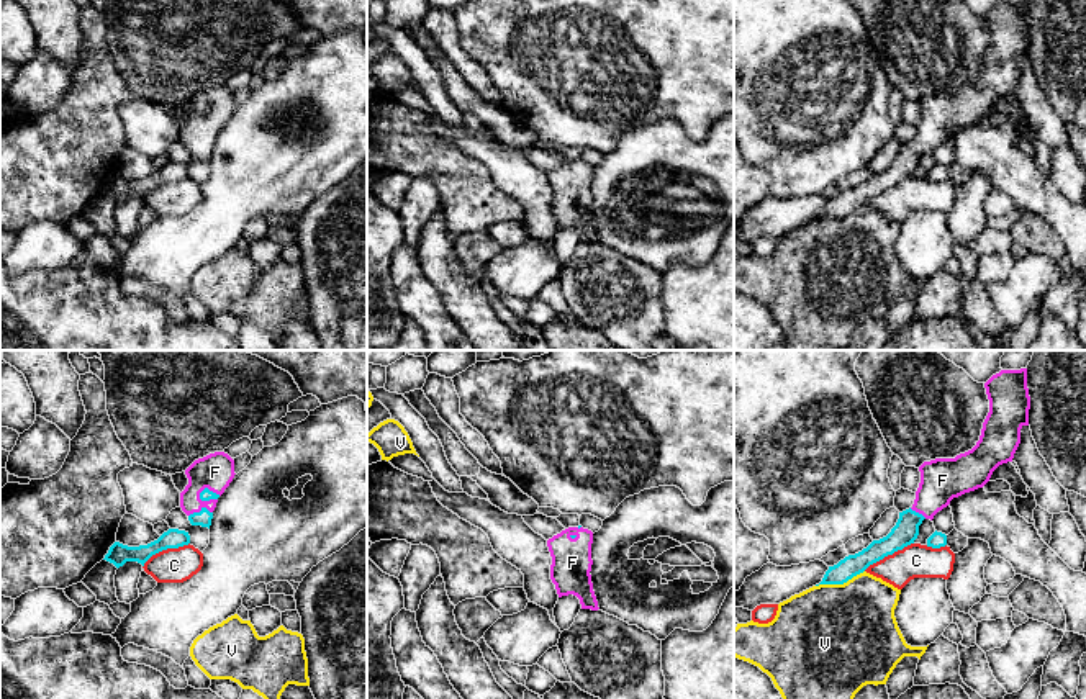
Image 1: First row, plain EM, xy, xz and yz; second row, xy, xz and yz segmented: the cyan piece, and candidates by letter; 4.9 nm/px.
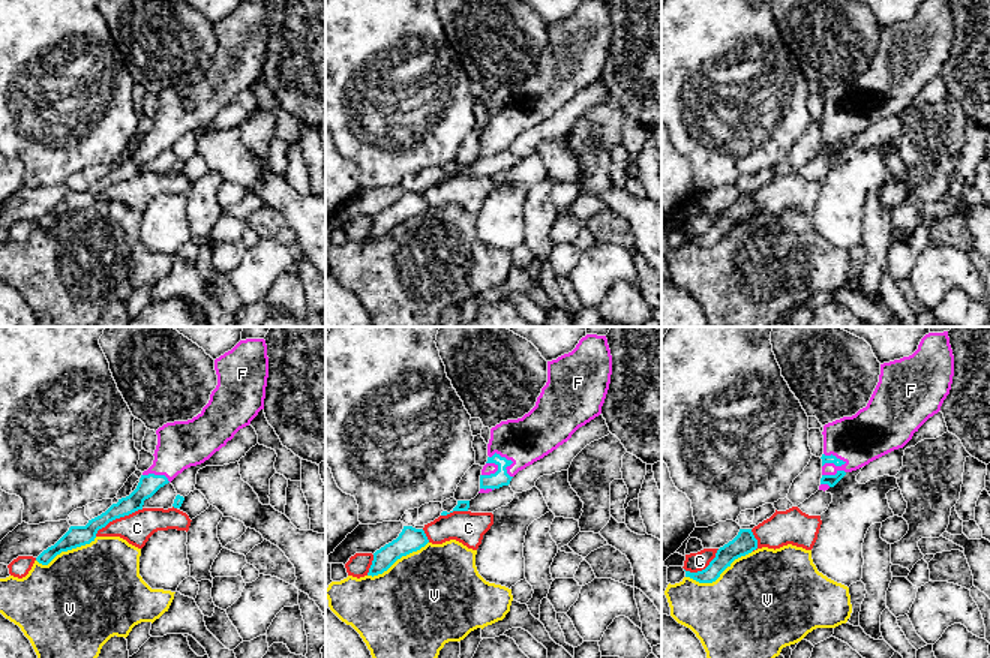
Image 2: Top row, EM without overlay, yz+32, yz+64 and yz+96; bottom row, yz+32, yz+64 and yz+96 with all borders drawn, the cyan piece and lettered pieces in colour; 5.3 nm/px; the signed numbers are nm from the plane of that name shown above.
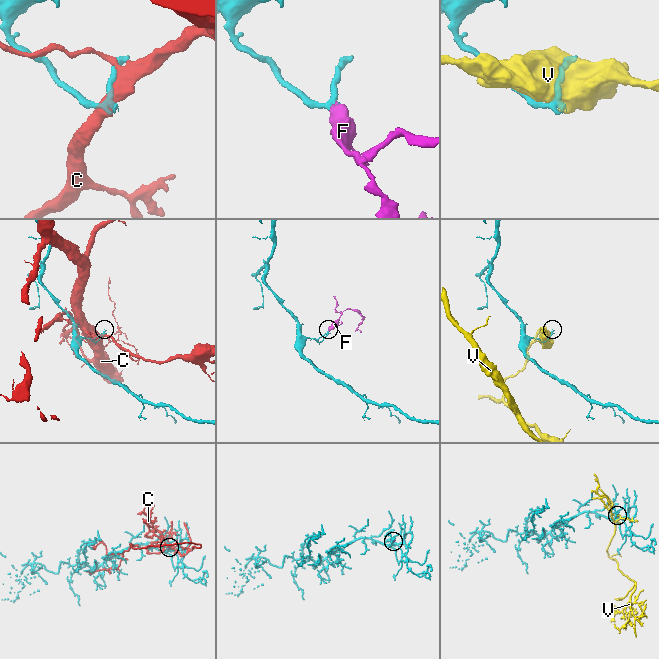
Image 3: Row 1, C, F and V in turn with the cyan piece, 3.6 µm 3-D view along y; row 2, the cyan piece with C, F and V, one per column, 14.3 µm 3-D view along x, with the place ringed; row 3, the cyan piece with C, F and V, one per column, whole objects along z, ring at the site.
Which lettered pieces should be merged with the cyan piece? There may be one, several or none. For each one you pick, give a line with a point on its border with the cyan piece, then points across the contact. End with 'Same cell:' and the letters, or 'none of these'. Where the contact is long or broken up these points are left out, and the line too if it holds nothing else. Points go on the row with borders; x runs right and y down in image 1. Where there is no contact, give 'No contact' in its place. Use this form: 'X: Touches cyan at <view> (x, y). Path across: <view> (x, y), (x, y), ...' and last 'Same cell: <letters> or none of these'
F: Touches cyan at xy (207, 488). Path across: xy (205, 495), (207, 488), (207, 480), (215, 472)
Same cell: F

